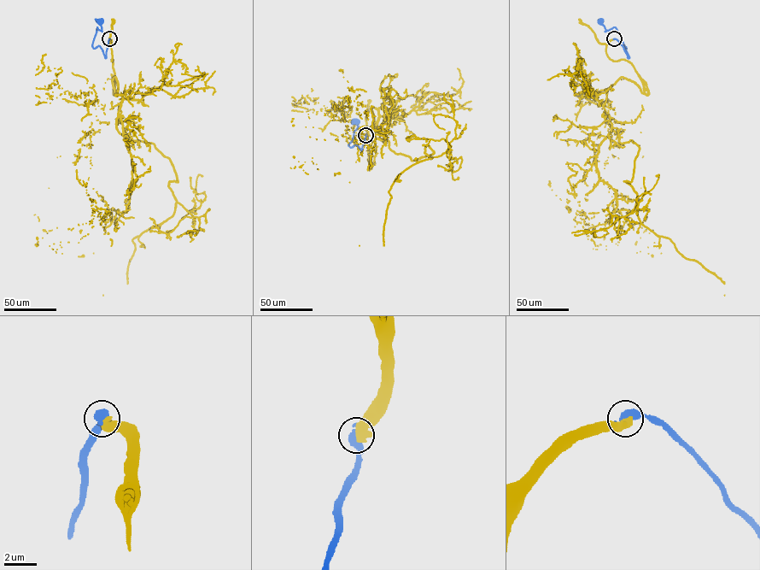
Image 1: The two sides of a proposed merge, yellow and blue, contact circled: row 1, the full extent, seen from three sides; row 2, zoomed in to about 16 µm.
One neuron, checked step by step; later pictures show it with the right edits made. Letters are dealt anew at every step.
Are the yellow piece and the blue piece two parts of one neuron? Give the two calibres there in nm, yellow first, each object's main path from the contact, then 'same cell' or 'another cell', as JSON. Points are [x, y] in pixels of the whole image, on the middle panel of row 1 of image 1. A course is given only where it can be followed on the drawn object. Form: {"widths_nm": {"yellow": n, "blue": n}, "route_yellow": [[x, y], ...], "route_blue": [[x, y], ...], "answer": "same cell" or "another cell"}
{"widths_nm": {"yellow": 600, "blue": 650}, "route_yellow": [[365, 135], [371, 167], [372, 108], [395, 153], [434, 152], [388, 191], [383, 245], [359, 245]], "route_blue": [[365, 135], [361, 150], [355, 144], [348, 145], [358, 127], [356, 120]], "answer": "another cell"}

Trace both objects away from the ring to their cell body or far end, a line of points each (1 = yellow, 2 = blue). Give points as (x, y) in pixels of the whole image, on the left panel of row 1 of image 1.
1: (109, 38), (124, 131), (167, 157), (178, 181), (168, 187), (174, 214), (132, 240), (127, 284), (102, 295)
2: (109, 38), (105, 57), (99, 46), (94, 49), (92, 45), (97, 27), (102, 29), (100, 20)

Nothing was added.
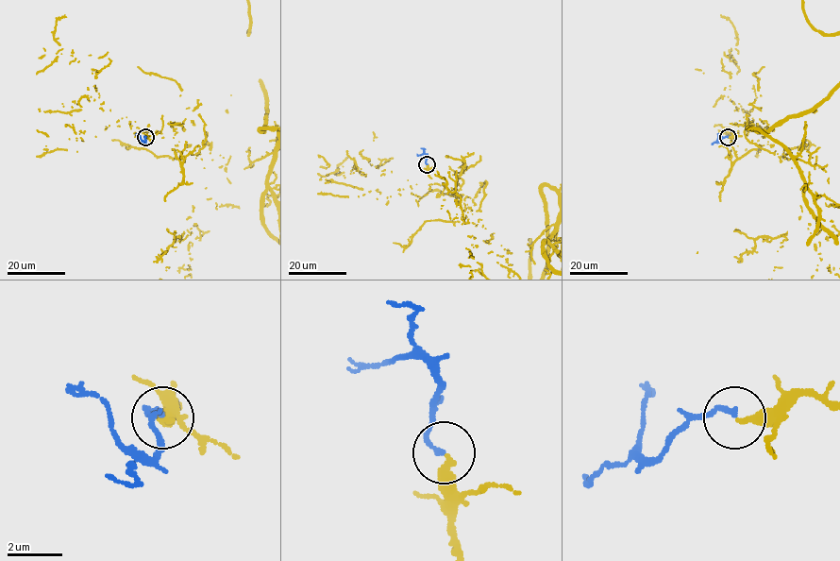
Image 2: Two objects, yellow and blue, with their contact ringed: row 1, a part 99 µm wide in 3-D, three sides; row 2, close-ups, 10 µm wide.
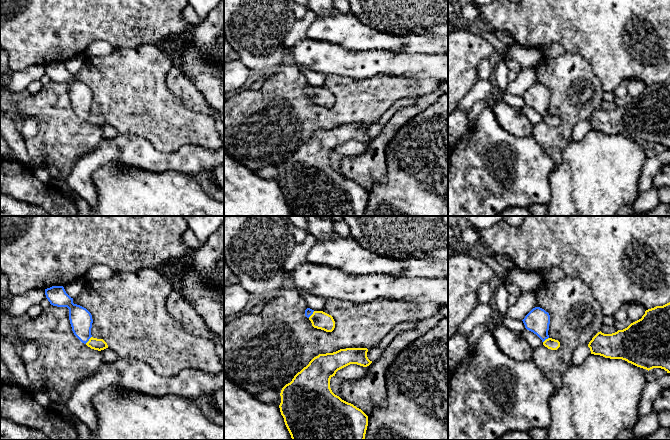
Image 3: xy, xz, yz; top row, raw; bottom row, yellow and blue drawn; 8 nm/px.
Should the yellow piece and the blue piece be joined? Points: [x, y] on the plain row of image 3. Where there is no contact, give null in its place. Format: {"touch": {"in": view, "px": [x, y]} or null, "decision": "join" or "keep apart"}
{"touch": {"in": "xy", "px": [89, 116]}, "decision": "join"}

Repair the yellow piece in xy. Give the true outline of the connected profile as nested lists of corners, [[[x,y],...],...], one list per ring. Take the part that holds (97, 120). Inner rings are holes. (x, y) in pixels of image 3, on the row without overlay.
[[[52,62],[45,65],[45,71],[51,81],[57,83],[67,83],[69,85],[69,96],[74,111],[88,123],[94,126],[104,126],[108,124],[103,115],[93,114],[91,111],[92,91],[84,83],[74,80],[63,62]]]

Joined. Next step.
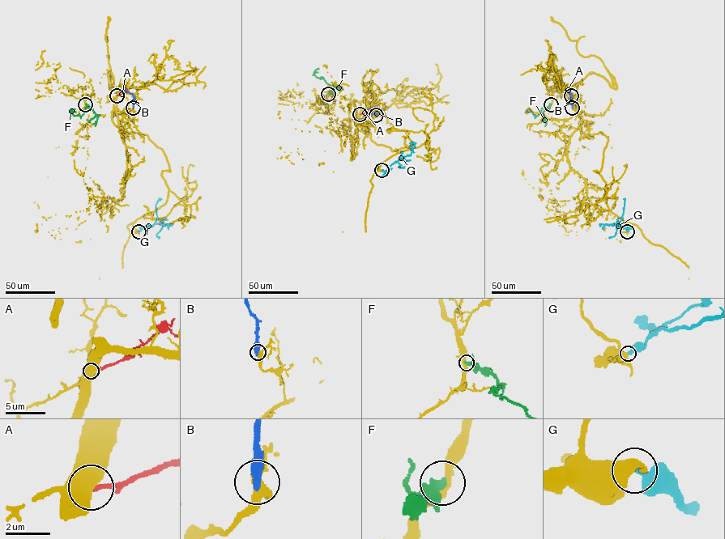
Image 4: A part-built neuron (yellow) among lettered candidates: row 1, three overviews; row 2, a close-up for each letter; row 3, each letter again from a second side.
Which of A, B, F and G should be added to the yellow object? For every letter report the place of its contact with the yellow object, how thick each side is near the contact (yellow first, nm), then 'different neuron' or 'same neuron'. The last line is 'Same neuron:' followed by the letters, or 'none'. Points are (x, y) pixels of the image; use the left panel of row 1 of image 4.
A: (117, 95) | 750/240 nm | different neuron
B: (133, 108) | 320/440 nm | different neuron
F: (85, 104) | 360/400 nm | different neuron
G: (138, 231) | 500/320 nm | same neuron
Same neuron: G

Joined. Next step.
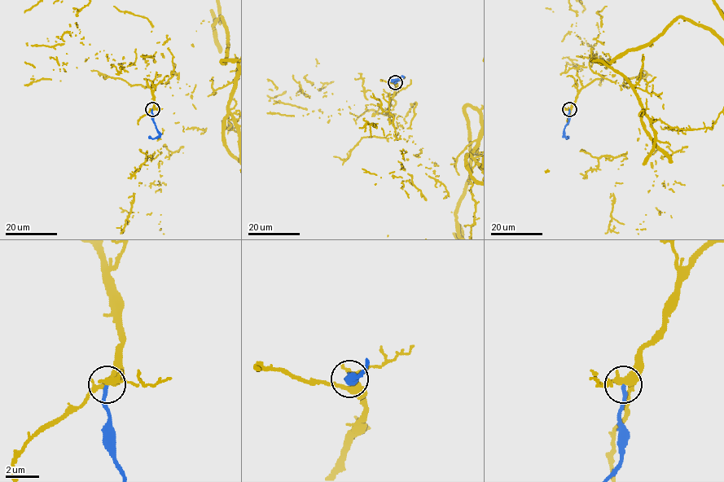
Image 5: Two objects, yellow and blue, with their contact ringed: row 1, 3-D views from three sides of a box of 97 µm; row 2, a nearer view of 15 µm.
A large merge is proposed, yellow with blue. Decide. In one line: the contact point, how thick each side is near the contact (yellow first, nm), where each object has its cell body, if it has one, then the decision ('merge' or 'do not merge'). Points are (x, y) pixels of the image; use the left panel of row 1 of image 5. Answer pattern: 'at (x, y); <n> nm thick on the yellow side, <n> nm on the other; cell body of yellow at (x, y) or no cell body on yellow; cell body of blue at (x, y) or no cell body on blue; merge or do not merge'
at (152, 109); 380 nm thick on the yellow side, 220 nm on the other; no cell body on yellow; no cell body on blue; do not merge

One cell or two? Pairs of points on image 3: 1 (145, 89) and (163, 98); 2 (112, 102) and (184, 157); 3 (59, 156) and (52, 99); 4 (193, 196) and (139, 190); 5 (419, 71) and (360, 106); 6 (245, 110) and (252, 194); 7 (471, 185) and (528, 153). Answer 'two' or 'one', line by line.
1: one
2: two
3: one
4: one
5: two
6: two
7: one

